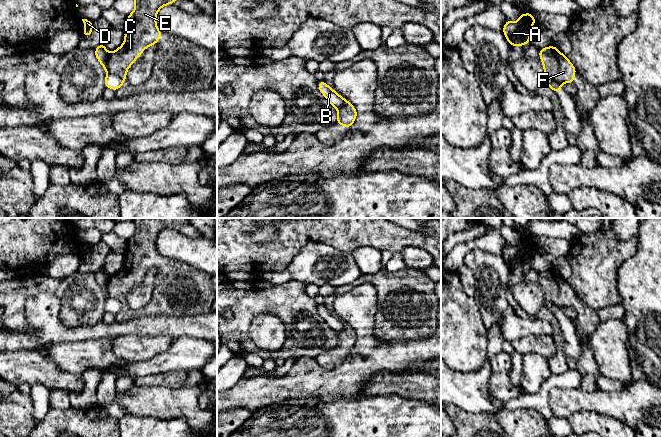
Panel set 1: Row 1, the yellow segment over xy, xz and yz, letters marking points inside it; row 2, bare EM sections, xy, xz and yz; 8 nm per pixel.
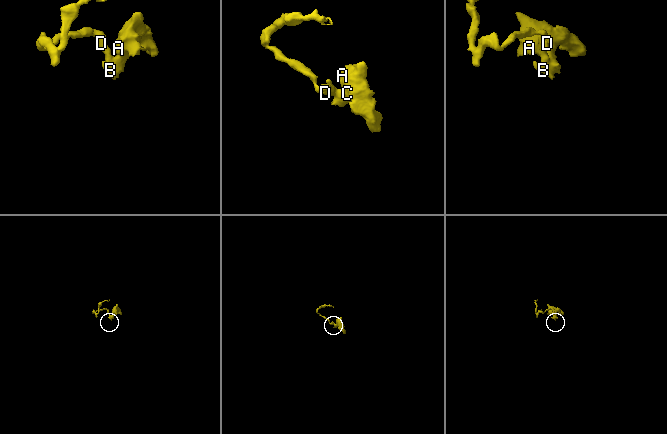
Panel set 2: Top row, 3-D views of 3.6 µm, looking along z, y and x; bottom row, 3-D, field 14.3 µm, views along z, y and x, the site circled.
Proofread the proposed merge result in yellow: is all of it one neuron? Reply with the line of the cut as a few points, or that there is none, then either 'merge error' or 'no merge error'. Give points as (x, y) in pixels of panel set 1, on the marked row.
cut xy (108, 53), (107, 69), (124, 81); merge error

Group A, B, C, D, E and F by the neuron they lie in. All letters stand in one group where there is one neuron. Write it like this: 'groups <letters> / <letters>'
groups A C E F / B D

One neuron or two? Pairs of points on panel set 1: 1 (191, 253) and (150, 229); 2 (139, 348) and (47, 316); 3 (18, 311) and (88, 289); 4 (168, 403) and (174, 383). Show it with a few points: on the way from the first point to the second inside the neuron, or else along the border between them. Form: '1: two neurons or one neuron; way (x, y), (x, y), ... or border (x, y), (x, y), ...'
1: two neurons; border (168, 228), (156, 240), (156, 250), (163, 257)
2: two neurons; border (137, 334), (121, 334), (114, 337)
3: one neuron; way (26, 291), (31, 286), (59, 286), (68, 289)
4: two neurons; border (187, 373), (187, 381), (181, 387), (149, 386)

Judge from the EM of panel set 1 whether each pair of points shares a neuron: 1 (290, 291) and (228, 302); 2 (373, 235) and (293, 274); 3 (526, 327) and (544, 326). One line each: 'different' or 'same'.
1: same
2: different
3: same

